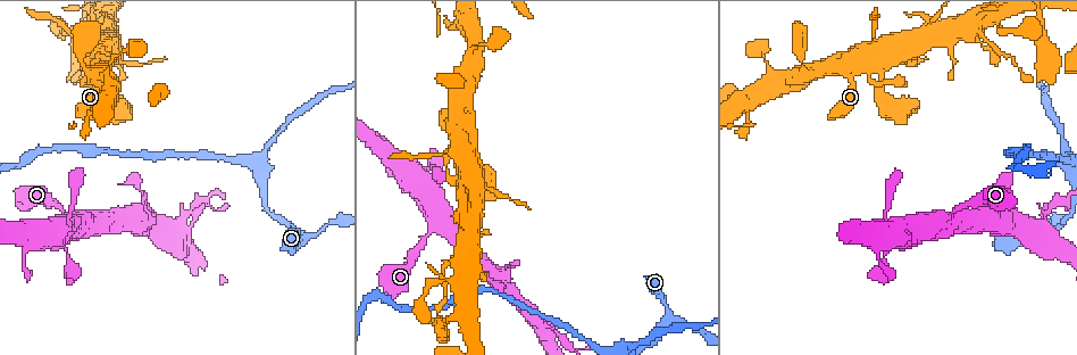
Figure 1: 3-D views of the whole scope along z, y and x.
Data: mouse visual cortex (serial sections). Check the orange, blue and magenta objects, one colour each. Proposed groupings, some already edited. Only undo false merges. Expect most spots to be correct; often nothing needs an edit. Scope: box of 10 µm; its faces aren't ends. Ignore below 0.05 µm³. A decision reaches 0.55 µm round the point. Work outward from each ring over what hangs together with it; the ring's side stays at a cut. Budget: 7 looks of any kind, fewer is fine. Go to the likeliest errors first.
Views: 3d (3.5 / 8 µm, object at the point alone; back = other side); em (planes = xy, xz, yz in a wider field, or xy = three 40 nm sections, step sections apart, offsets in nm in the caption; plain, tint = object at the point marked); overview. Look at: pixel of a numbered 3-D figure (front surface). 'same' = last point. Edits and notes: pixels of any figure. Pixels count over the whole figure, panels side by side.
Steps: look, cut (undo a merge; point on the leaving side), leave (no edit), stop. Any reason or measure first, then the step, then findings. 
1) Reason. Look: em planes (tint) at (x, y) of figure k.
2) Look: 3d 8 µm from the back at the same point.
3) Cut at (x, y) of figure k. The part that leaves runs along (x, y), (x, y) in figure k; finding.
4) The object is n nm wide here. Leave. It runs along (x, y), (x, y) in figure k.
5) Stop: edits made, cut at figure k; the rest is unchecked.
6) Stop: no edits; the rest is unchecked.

A fork. Look: 3d 3.5 µm at (669, 317) of figure 1.

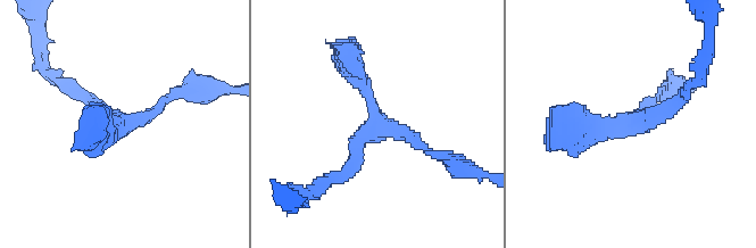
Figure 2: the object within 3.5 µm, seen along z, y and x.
3 arms meet here; the arms are 150, 200, 300 nm wide. Look: em xy step 5 (tint) at (120, 120) of figure 2.

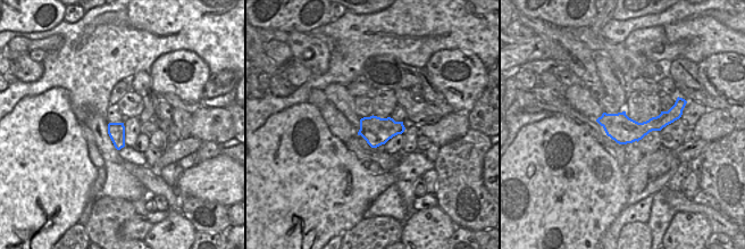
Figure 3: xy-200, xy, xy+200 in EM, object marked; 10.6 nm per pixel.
Cut at (171, 97) of figure 2. A second cell is stuck on.

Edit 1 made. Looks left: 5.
Redraw. Look: overview.

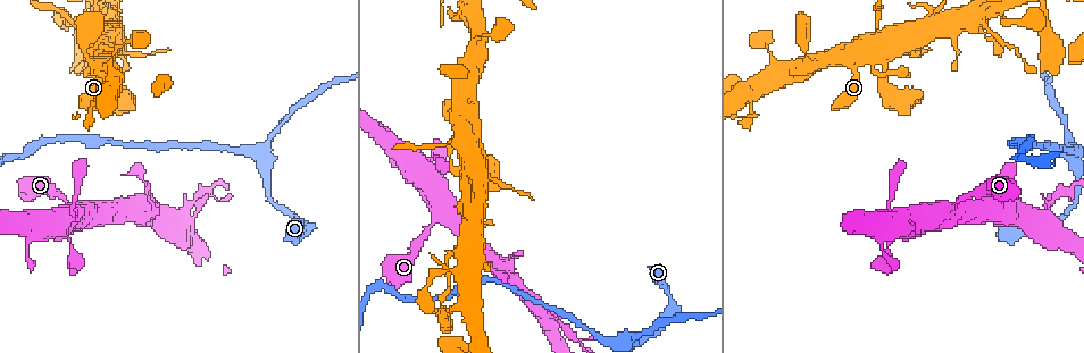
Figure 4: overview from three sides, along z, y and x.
Look: 3d 3.5 µm at (64, 236) of figure 4.

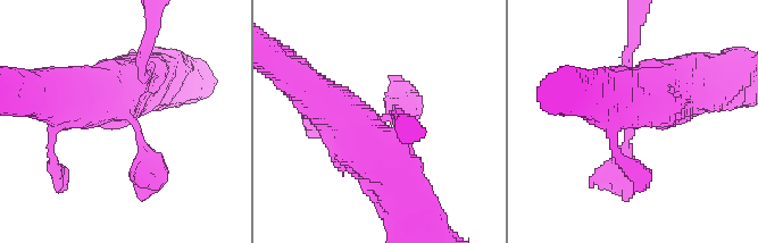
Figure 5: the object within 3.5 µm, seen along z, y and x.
Look: em xy step 2 (tint) at (127, 115) of figure 5.

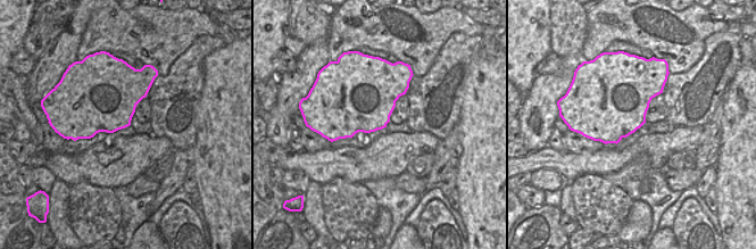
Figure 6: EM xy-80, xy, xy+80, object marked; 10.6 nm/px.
Leave. It runs along (410, 210), (369, 143), (317, 97) in figure 5; continuous, no second cell.

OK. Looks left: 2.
Stop: edits made, cut at figure 2; the rest is unchecked.

